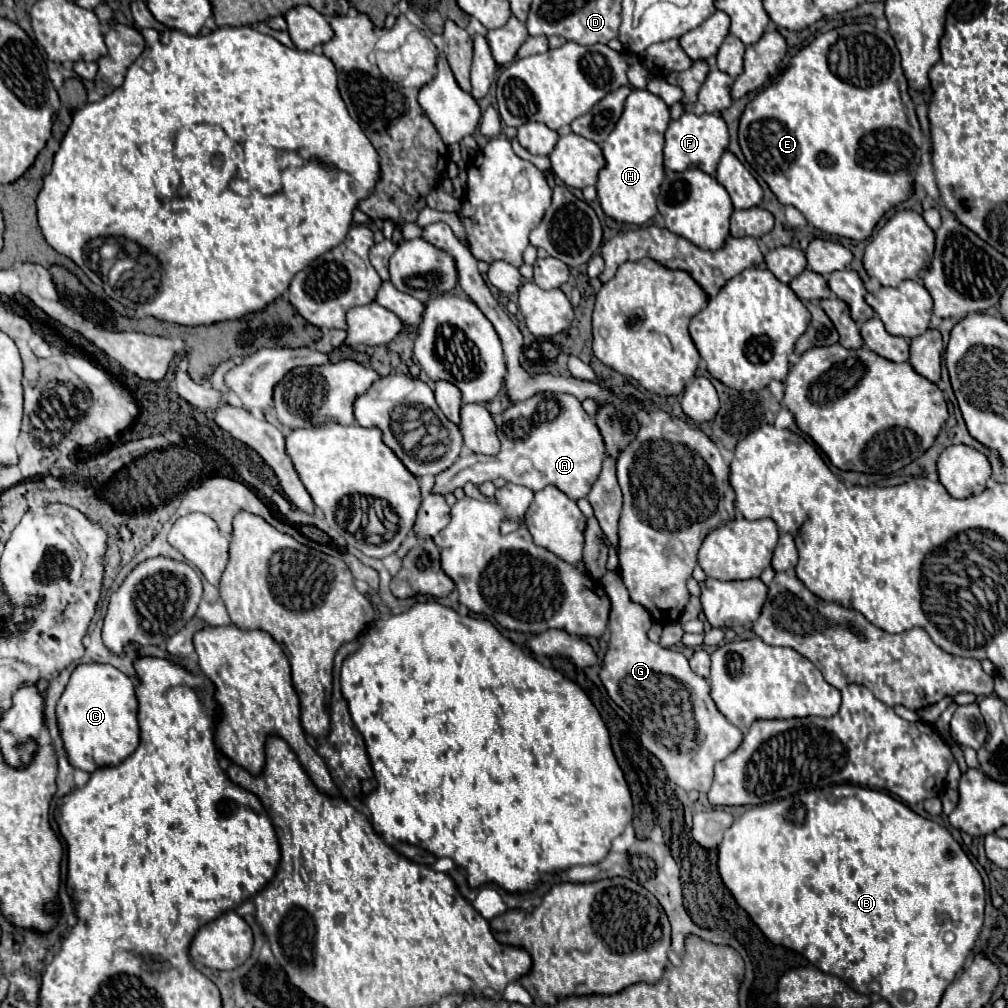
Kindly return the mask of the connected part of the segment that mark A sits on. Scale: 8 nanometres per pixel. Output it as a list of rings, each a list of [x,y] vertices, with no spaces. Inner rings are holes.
[[[542,392],[520,402],[512,402],[502,412],[498,438],[502,446],[496,456],[462,454],[448,470],[444,470],[444,474],[436,476],[432,492],[446,496],[448,492],[462,488],[466,482],[478,486],[486,480],[504,478],[506,482],[526,486],[534,492],[552,484],[568,498],[578,500],[590,492],[592,484],[600,476],[604,442],[594,420],[570,394]]]

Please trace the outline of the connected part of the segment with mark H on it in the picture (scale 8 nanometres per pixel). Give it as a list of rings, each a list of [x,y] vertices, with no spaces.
[[[632,90],[626,98],[624,114],[612,134],[602,142],[606,166],[598,172],[598,200],[606,216],[626,224],[646,224],[656,212],[656,198],[664,180],[662,146],[670,122],[668,106],[648,90]]]

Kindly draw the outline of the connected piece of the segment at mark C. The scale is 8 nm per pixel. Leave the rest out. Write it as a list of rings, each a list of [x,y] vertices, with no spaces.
[[[78,664],[70,676],[70,682],[62,698],[56,704],[60,736],[64,740],[64,748],[72,766],[84,772],[94,772],[104,766],[116,766],[124,758],[128,758],[138,748],[138,740],[140,740],[136,714],[138,714],[138,700],[134,694],[134,684],[126,674],[122,674],[120,670],[108,664]]]

